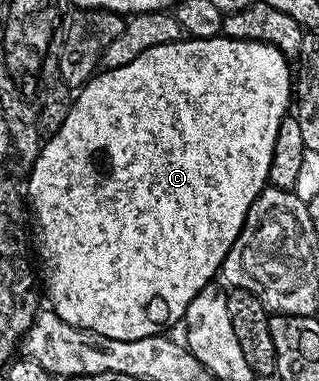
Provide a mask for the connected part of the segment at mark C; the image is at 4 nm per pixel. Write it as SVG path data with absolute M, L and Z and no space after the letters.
M187 36L181 42L157 44L157 48L149 48L149 52L141 52L141 56L137 56L137 60L129 60L129 64L118 66L112 70L104 69L102 72L96 73L95 77L74 95L71 107L61 124L61 128L57 128L57 132L43 145L41 152L35 157L35 161L30 163L29 170L31 170L31 175L27 178L27 186L25 185L25 194L29 199L29 206L33 211L34 221L35 218L39 221L39 250L37 246L37 258L38 261L39 258L43 261L43 270L41 266L41 286L45 291L46 301L47 298L51 301L48 302L50 309L54 310L57 316L61 316L61 320L65 320L65 324L76 326L89 332L97 332L101 336L109 336L113 340L141 340L145 336L163 334L170 331L167 330L170 326L178 327L182 323L185 312L189 308L189 300L193 300L193 296L197 296L197 292L201 292L201 288L210 286L216 281L217 275L223 269L225 256L240 241L243 225L253 200L257 200L257 196L268 185L269 164L273 160L273 144L277 140L277 128L281 128L284 118L288 117L289 110L287 110L287 105L290 102L292 105L293 102L293 82L291 86L291 70L287 67L287 62L289 62L288 55L264 42L246 42L245 40L224 38L222 36L215 38Z

